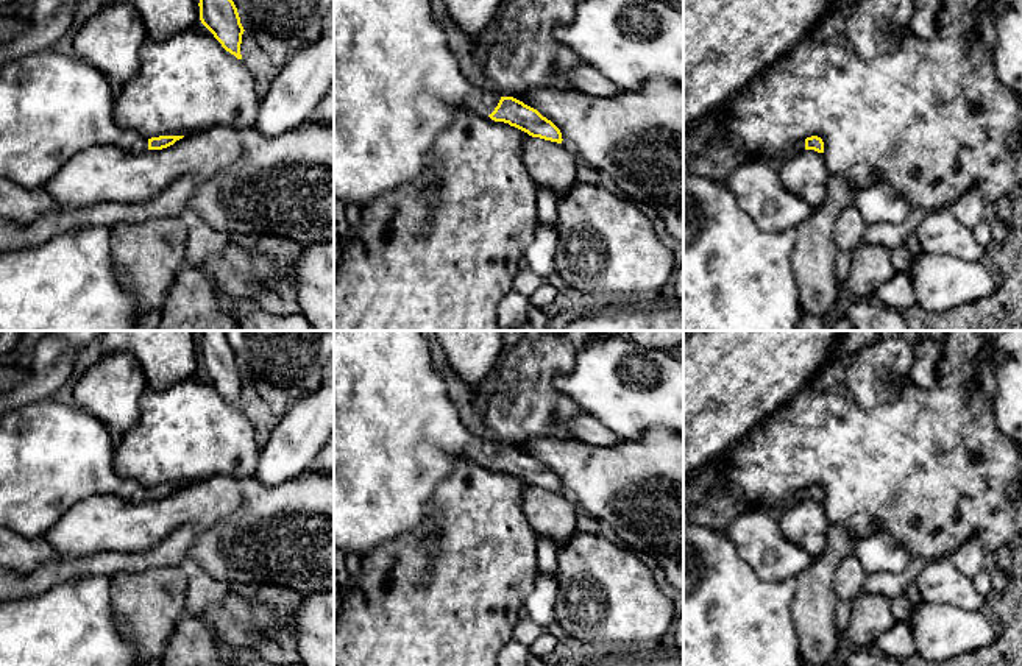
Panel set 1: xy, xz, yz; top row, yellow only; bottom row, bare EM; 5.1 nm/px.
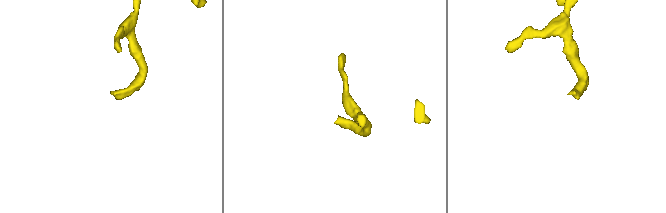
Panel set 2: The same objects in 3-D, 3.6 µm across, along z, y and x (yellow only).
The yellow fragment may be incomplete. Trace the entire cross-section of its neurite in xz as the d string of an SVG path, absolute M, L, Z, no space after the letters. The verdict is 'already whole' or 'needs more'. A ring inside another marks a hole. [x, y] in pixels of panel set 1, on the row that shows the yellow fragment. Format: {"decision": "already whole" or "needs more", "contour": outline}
{"decision": "needs more", "contour": "M334 0L334 197L362 209L385 192L417 184L429 173L432 145L462 112L509 123L532 137L563 140L537 109L479 89L462 75L445 28L434 17L432 0Z"}

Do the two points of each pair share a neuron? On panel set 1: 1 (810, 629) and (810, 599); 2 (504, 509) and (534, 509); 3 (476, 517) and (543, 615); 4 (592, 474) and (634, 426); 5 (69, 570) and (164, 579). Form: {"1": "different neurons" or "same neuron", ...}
{"1": "same neuron", "2": "different neurons", "3": "different neurons", "4": "different neurons", "5": "different neurons"}

